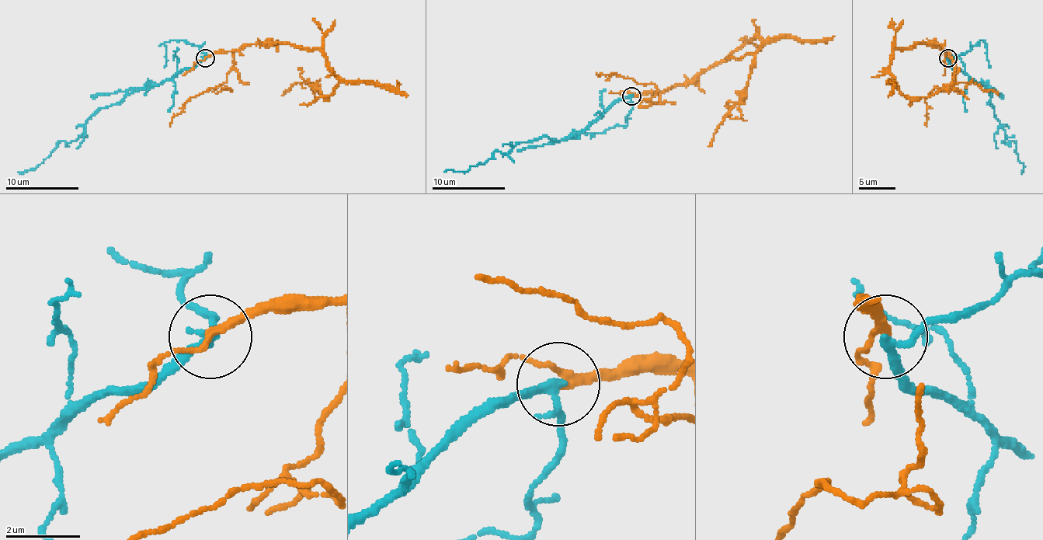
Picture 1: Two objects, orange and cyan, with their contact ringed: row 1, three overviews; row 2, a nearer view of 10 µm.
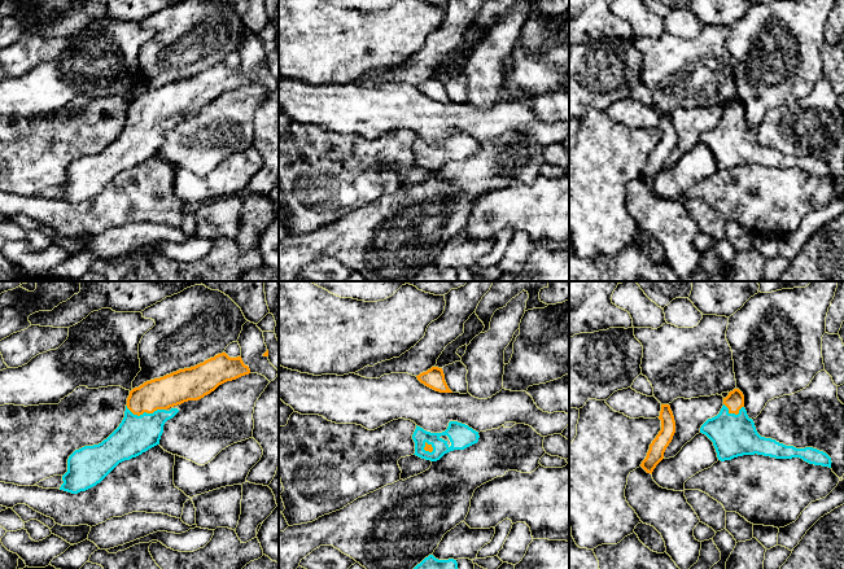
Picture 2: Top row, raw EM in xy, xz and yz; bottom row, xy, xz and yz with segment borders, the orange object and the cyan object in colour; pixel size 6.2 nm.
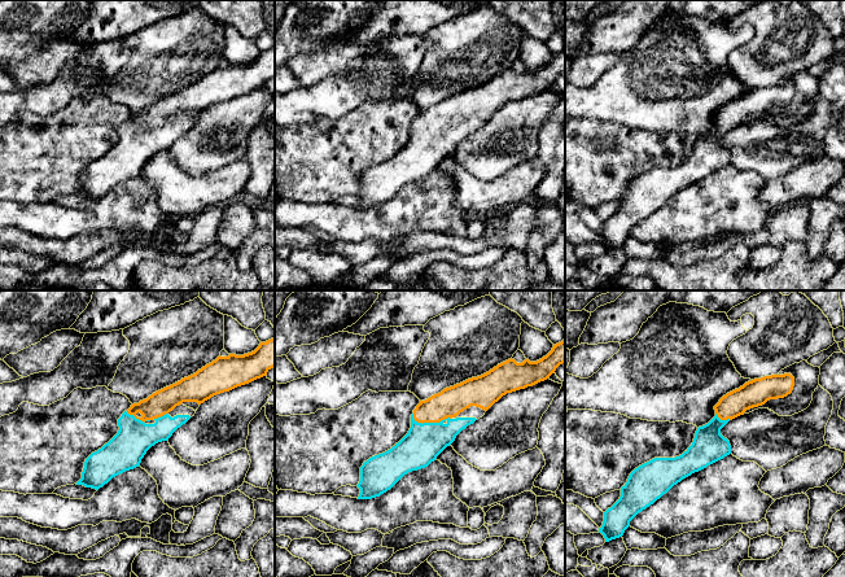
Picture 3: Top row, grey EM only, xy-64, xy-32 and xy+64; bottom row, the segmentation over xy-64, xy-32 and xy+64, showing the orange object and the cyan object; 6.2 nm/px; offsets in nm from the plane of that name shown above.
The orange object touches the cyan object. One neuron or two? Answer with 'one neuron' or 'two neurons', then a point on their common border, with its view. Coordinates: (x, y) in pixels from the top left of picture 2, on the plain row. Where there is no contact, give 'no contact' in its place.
one neuron | xy (145, 121)

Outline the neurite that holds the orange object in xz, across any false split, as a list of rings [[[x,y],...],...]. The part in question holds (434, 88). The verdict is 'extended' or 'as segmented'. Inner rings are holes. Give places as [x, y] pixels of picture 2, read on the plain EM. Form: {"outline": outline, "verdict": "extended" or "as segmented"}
{"outline": [[[432,76],[427,82],[423,82],[416,87],[421,93],[424,93],[425,96],[436,101],[452,102],[445,91],[445,84],[443,84],[442,78]]], "verdict": "as segmented"}

